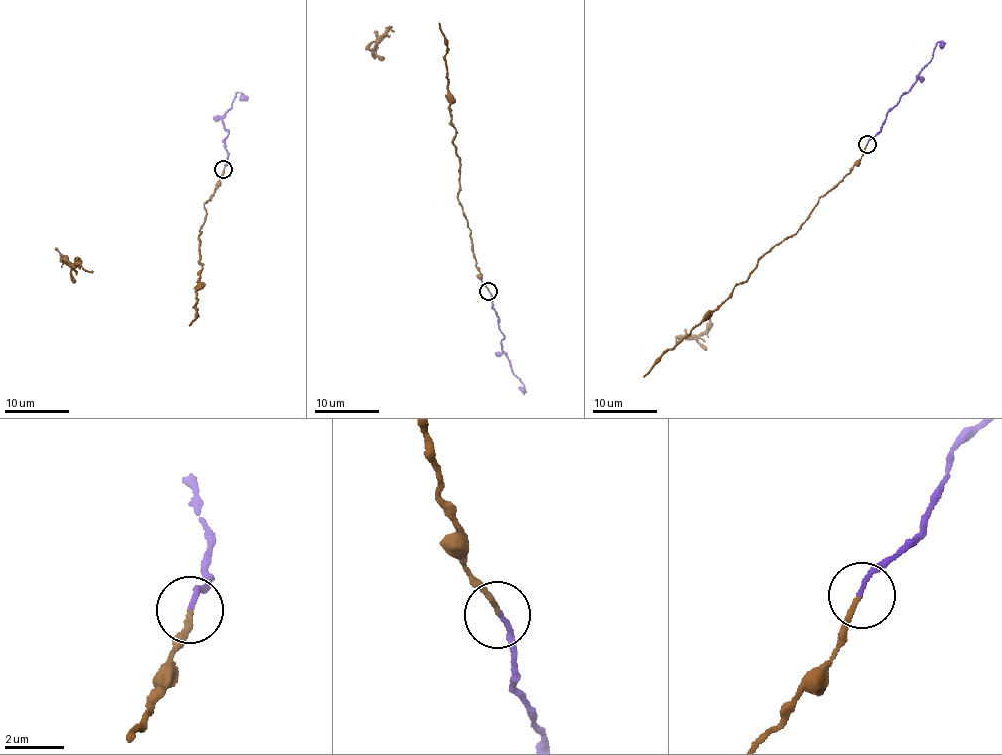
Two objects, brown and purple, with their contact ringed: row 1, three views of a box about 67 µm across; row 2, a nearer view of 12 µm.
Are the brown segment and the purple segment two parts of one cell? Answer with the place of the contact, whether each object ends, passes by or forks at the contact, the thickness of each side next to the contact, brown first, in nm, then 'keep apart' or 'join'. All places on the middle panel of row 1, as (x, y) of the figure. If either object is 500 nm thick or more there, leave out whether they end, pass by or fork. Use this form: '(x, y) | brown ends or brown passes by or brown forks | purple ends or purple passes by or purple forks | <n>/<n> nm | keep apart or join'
(488, 291) | brown ends | purple ends | 150/130 nm | join

